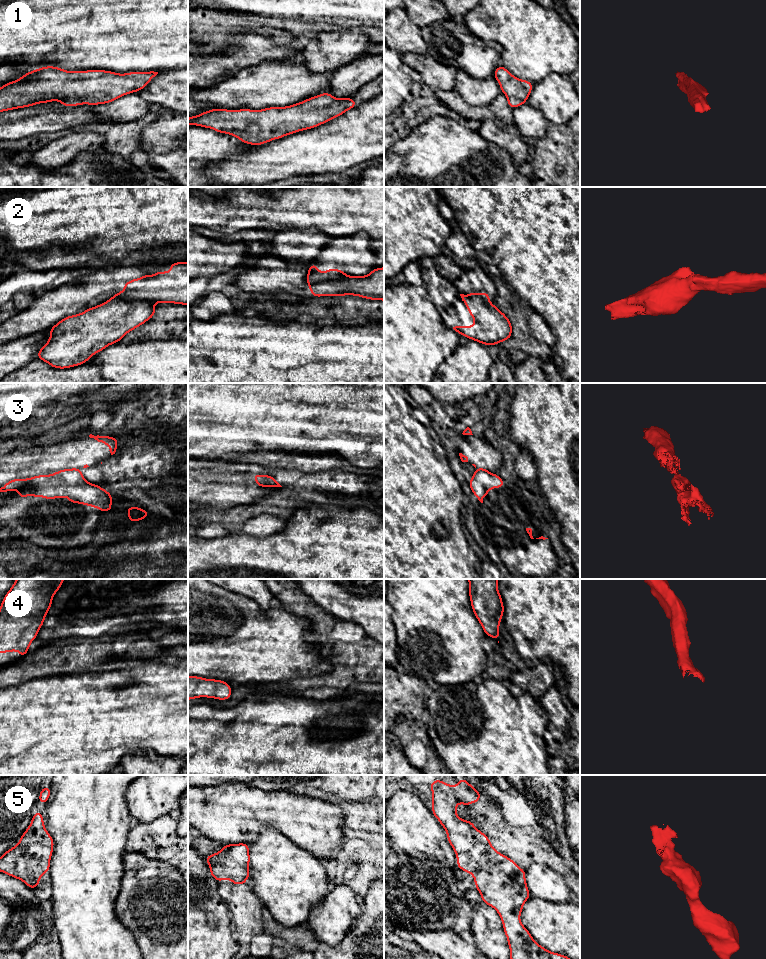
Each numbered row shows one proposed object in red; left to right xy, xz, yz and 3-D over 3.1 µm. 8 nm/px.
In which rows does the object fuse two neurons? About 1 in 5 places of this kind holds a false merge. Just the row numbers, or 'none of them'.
2, 3

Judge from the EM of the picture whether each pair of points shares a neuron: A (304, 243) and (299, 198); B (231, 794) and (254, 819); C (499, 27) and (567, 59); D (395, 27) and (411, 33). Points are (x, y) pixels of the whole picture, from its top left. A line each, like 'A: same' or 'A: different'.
A: different
B: same
C: same
D: same

